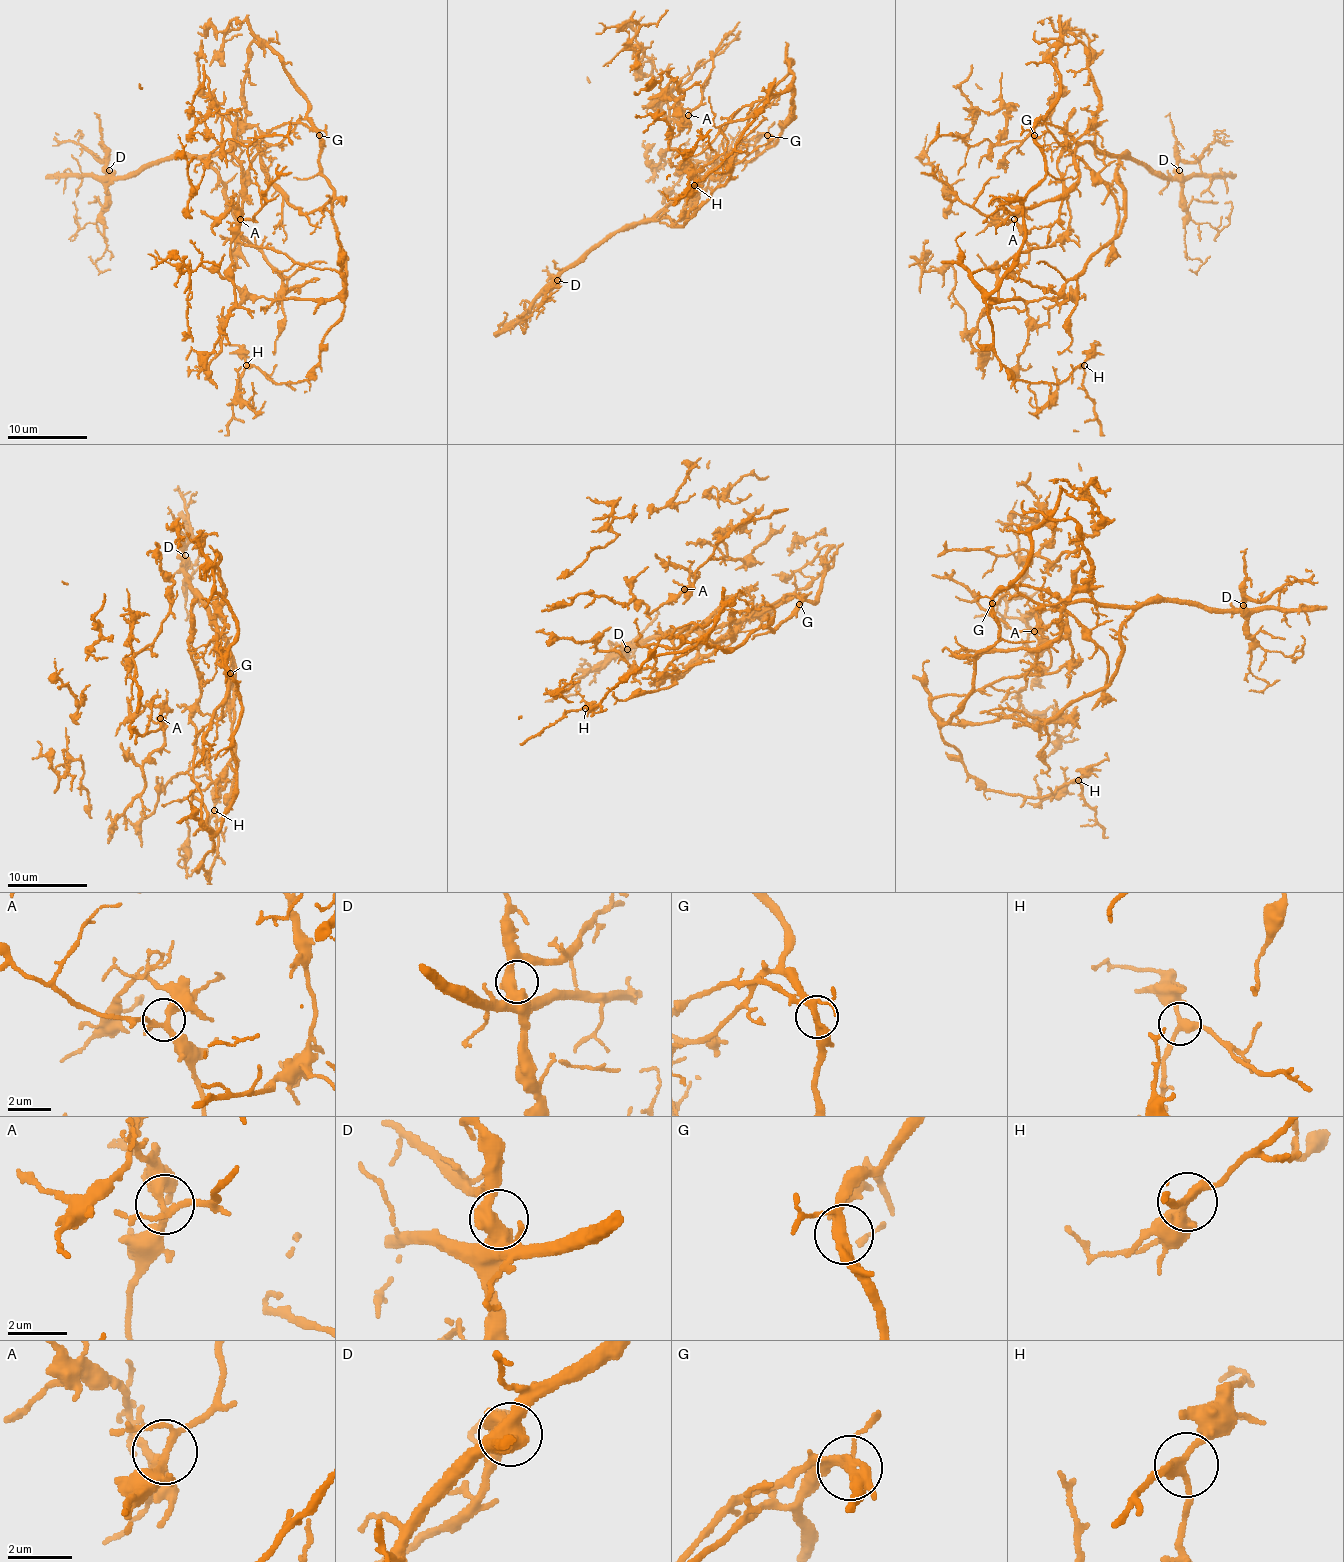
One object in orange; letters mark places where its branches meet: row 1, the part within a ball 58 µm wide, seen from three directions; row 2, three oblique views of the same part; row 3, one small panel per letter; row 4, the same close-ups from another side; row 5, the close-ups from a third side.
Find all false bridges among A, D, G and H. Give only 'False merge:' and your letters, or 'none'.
False merge: G

